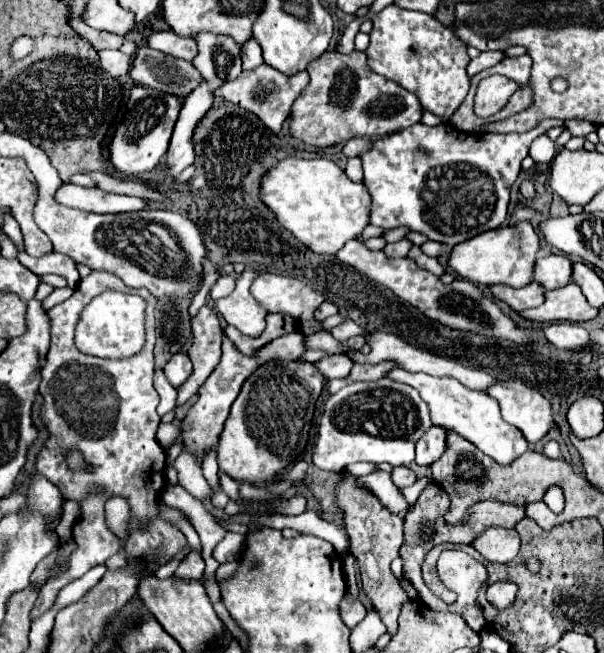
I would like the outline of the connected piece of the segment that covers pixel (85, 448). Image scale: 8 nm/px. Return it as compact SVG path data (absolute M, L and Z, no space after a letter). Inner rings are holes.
M92 272L90 276L82 278L76 286L74 294L54 308L48 310L52 320L52 342L46 354L46 364L40 370L42 382L38 392L42 394L42 424L48 430L48 440L44 442L42 450L36 458L36 470L42 472L46 478L60 484L66 498L80 500L80 520L74 524L72 534L78 544L78 550L70 556L68 570L54 580L48 580L42 590L40 598L32 610L32 620L50 610L56 600L60 588L68 582L86 574L92 566L102 564L112 554L116 554L122 546L120 538L108 530L104 520L104 502L108 496L124 496L132 508L132 520L128 524L128 540L126 540L126 558L130 564L138 564L148 554L158 554L158 560L166 564L184 544L184 534L170 522L158 516L160 494L164 488L164 464L166 452L156 442L158 432L158 392L152 386L154 376L154 306L156 298L140 288L128 288L118 276L110 272ZM108 288L116 292L138 294L146 300L146 344L144 348L130 358L124 360L104 360L96 356L88 356L80 352L74 344L74 330L80 320L80 312L88 300L96 298L100 292ZM78 448L82 456L92 464L92 472L70 472L66 462L66 450ZM96 488L104 488L104 492L96 492Z

